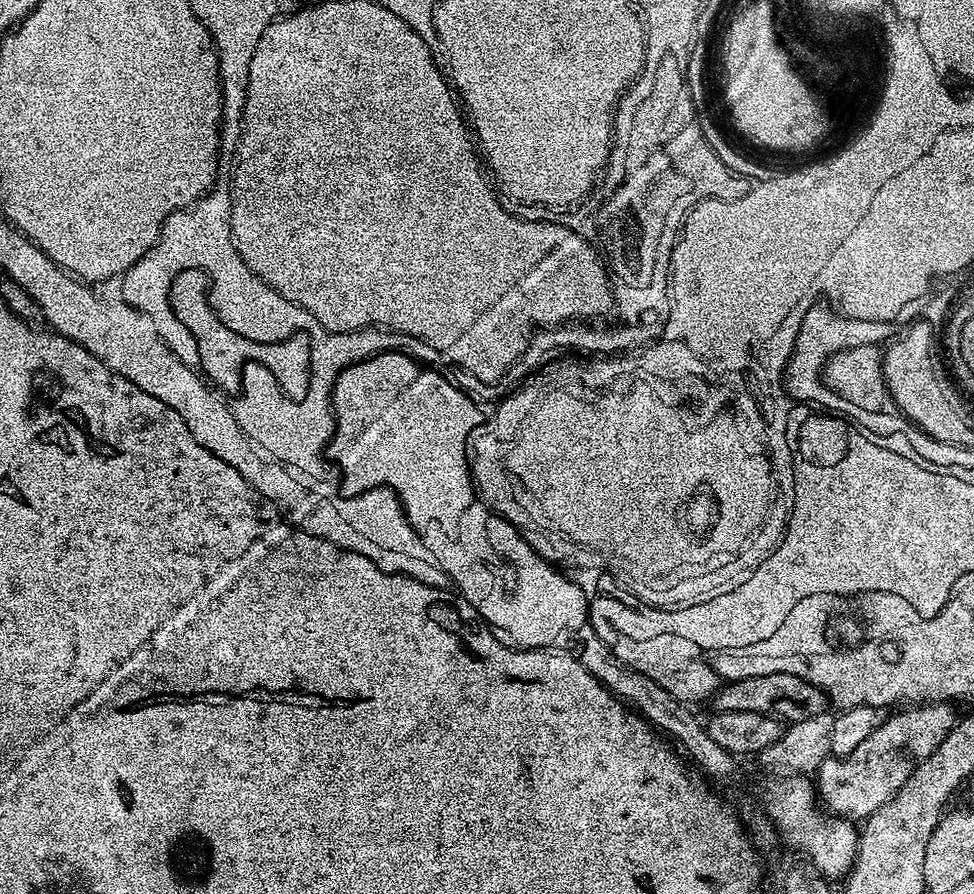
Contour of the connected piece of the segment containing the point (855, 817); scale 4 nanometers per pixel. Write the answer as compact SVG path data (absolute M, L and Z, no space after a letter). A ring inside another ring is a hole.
M937 702L908 706L903 710L893 711L891 713L893 716L884 718L864 742L854 747L852 753L845 756L829 756L821 762L814 776L814 787L818 793L819 803L833 816L842 816L845 820L853 822L867 820L870 814L874 814L874 810L878 810L878 806L890 802L890 798L898 794L902 782L906 782L906 778L910 778L910 774L914 774L914 770L922 762L926 762L926 758L930 758L930 754L934 754L938 746L942 746L942 738L950 734L958 719L958 712L952 708L955 707L951 703Z

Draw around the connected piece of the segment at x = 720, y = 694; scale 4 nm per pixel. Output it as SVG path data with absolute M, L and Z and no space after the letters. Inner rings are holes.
M762 674L740 676L725 683L716 691L710 704L715 711L738 710L738 713L766 714L789 725L817 717L829 707L829 697L818 686L794 674Z

